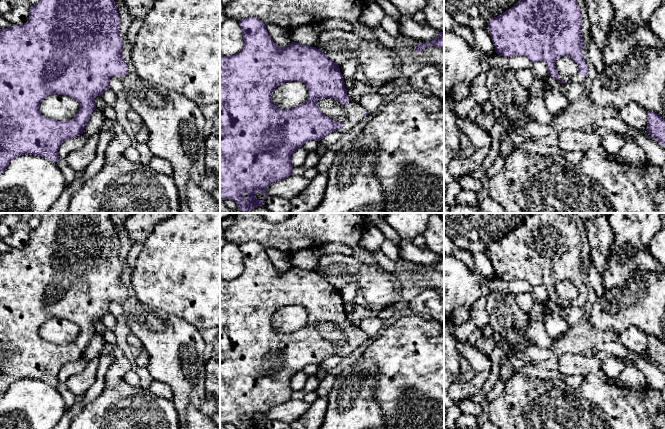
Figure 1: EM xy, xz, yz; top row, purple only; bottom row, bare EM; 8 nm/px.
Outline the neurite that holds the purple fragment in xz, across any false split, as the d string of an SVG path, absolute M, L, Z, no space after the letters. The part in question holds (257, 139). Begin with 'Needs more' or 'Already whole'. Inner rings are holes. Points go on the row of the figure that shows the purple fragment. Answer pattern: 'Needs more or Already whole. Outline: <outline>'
Needs more. Outline: M247 17L244 20L240 20L239 25L243 36L243 47L241 51L233 56L224 56L220 52L220 200L232 199L237 204L237 210L240 210L243 213L248 213L258 206L265 205L265 201L258 200L256 198L257 191L260 191L263 196L269 197L266 190L270 185L292 175L293 166L291 164L291 155L298 148L303 147L306 142L311 140L320 141L329 133L337 129L341 133L345 133L349 129L353 128L357 123L362 121L363 118L369 114L369 112L360 104L360 102L355 102L348 98L347 89L344 86L344 78L340 72L339 65L329 59L321 50L317 49L316 47L301 45L295 42L291 42L284 47L279 47L271 38L265 24L256 17ZM291 81L302 81L305 84L308 90L307 100L292 109L284 110L276 107L272 102L272 92L278 85ZM324 98L332 98L347 107L348 117L342 123L332 120L320 111L316 102Z

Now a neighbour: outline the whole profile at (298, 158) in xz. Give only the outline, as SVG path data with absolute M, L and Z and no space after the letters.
M300 147L298 148L292 155L291 155L291 164L293 167L303 166L305 163L309 151L305 148Z

